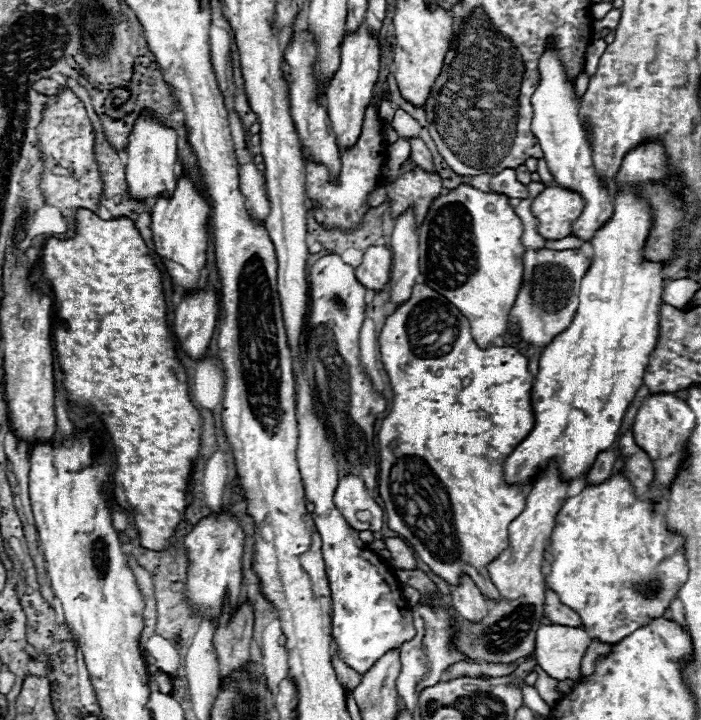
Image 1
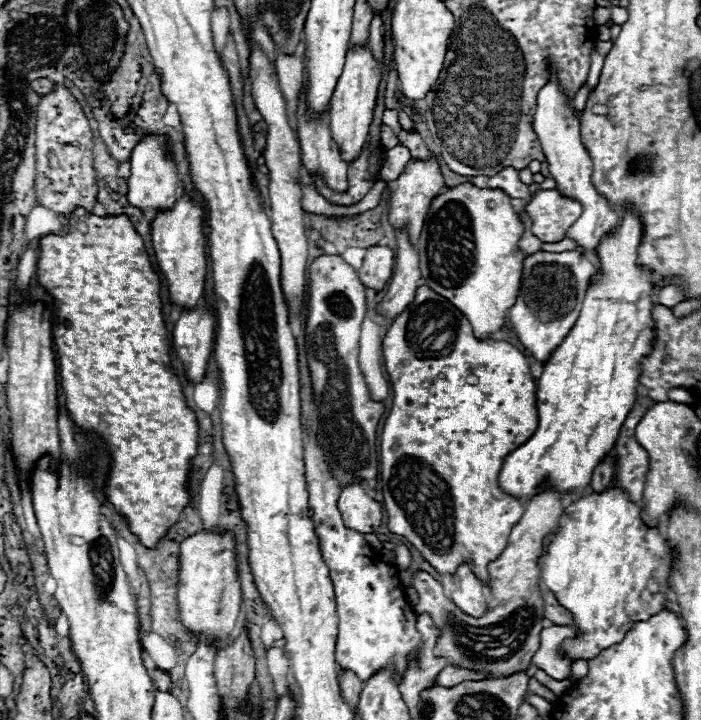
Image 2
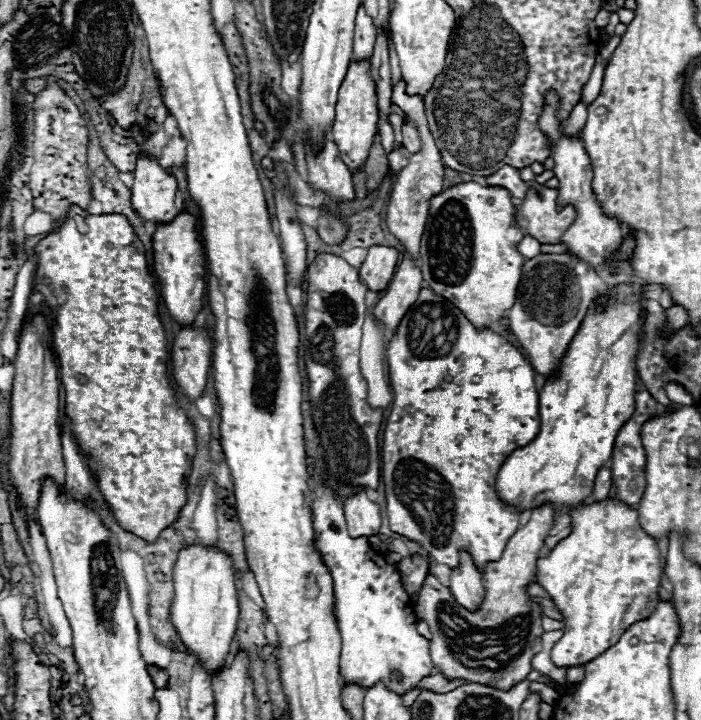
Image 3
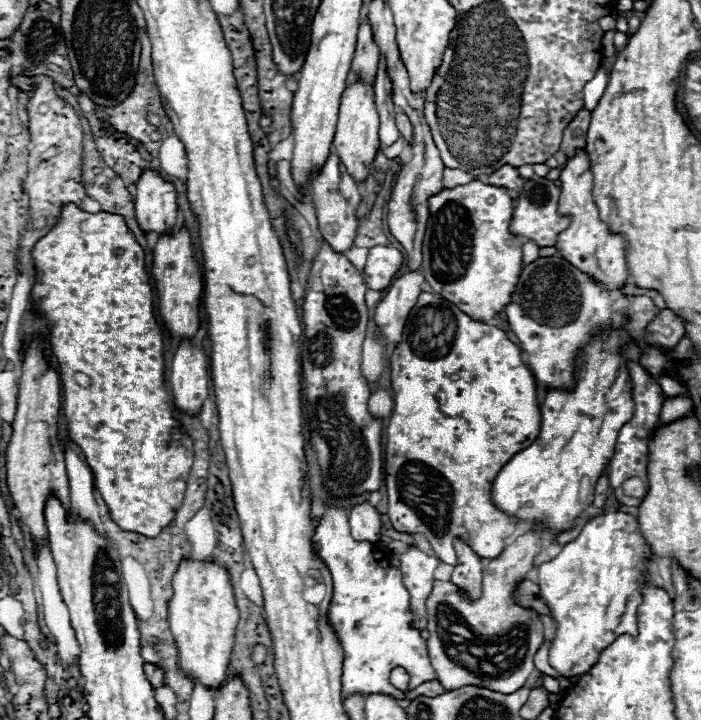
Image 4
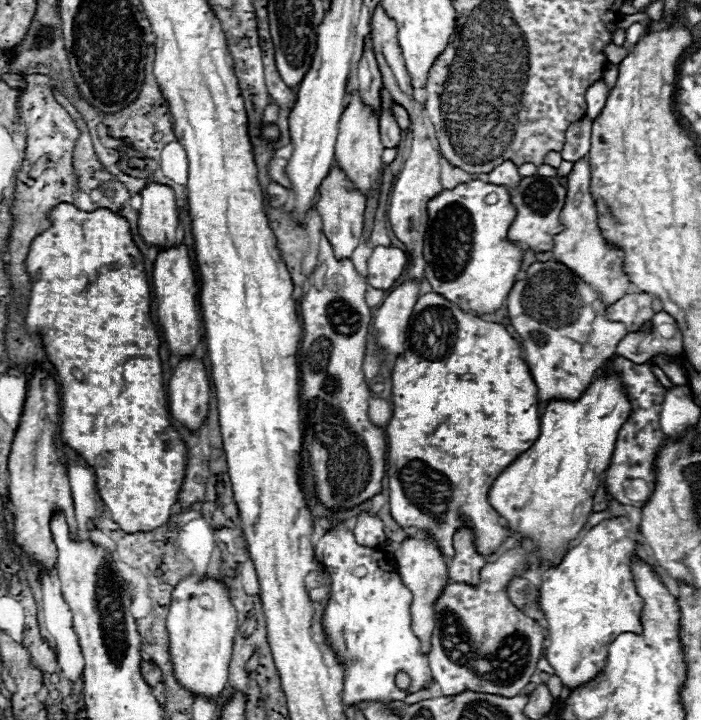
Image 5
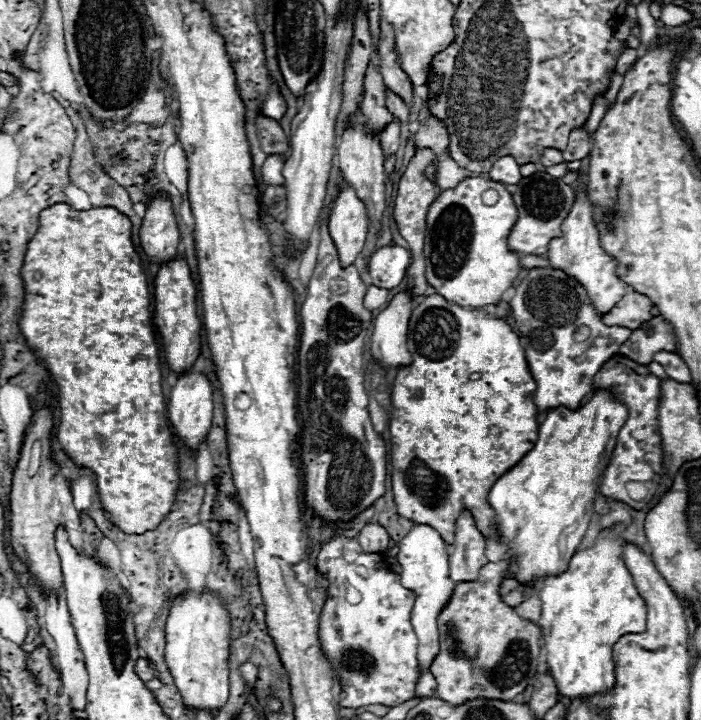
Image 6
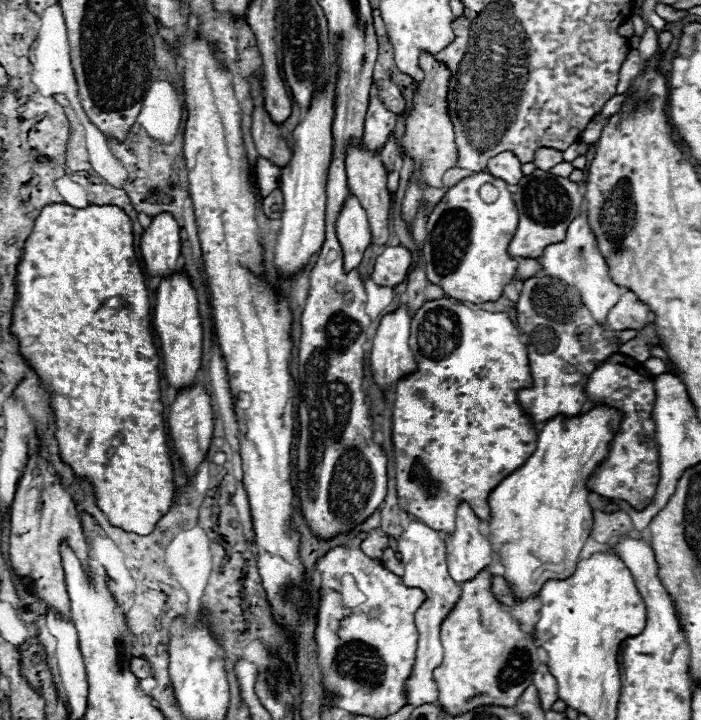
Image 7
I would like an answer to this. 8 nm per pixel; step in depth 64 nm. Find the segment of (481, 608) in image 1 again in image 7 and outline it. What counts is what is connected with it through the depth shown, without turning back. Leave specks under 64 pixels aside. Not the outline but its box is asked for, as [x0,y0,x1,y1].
[446,502,492,582]

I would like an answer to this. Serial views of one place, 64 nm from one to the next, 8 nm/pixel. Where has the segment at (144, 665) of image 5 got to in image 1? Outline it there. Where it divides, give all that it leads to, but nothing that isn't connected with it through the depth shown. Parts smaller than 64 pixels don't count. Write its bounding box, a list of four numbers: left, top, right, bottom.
[154,672,172,694]

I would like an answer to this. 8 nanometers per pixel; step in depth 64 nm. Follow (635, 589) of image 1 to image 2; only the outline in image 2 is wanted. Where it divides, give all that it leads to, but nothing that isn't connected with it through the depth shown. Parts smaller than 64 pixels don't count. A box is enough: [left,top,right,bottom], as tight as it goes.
[540,488,672,660]

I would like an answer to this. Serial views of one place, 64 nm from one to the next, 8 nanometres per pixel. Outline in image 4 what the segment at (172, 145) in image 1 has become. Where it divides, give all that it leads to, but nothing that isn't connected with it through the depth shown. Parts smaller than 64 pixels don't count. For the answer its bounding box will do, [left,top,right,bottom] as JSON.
[134,170,178,234]

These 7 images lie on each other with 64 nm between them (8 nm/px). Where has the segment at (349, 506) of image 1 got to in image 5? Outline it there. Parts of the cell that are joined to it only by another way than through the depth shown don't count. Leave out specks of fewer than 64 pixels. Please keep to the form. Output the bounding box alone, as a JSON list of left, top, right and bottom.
[354,514,386,548]

